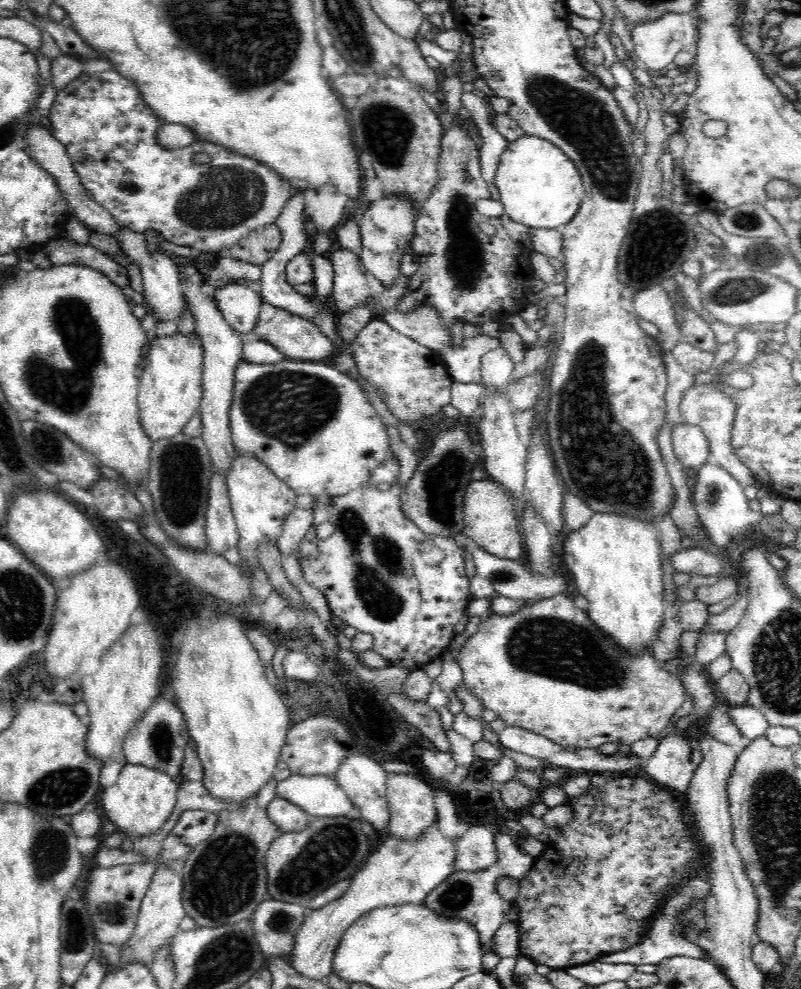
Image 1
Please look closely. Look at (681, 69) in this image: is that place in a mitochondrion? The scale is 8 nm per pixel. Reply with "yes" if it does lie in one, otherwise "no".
no

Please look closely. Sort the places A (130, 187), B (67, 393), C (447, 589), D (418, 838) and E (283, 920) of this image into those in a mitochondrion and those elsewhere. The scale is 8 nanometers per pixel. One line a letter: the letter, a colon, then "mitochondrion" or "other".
A: other
B: mitochondrion
C: other
D: other
E: mitochondrion

